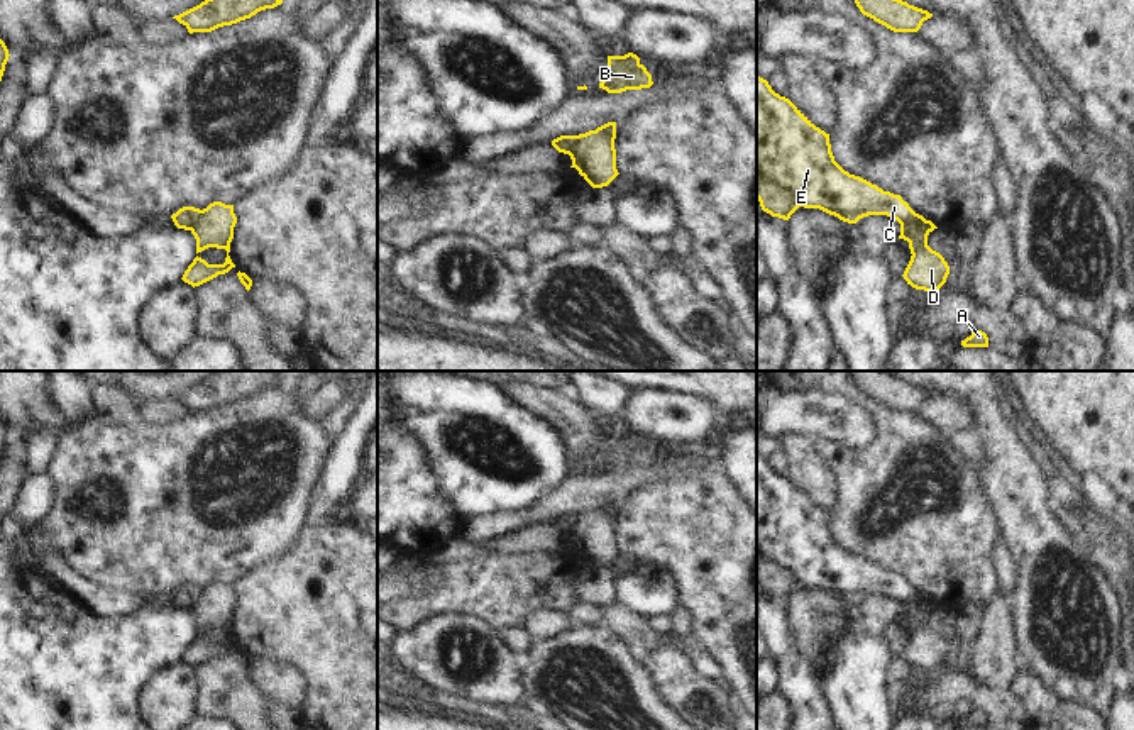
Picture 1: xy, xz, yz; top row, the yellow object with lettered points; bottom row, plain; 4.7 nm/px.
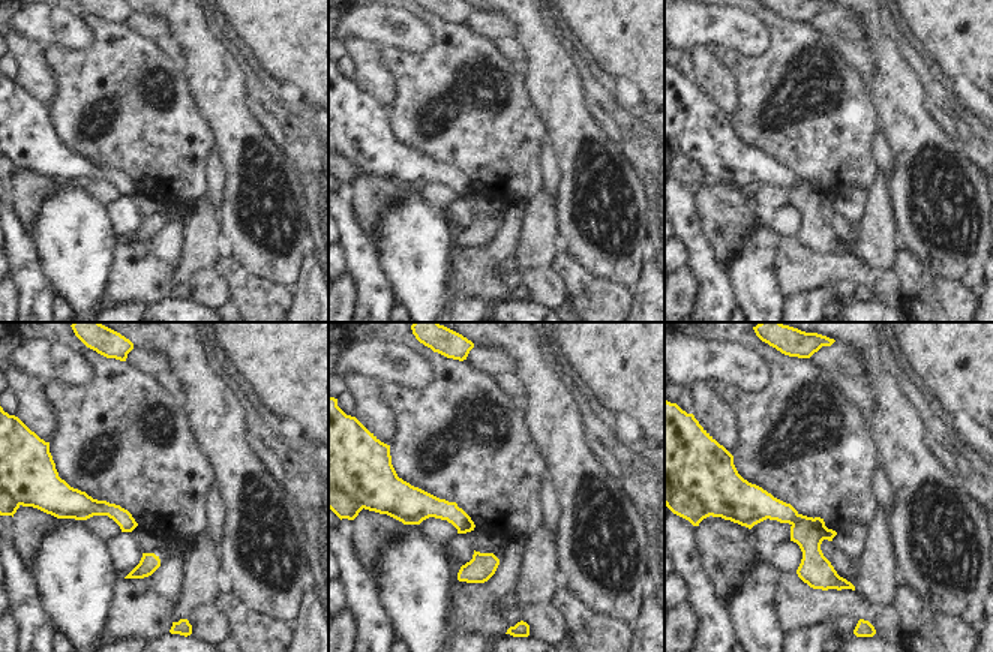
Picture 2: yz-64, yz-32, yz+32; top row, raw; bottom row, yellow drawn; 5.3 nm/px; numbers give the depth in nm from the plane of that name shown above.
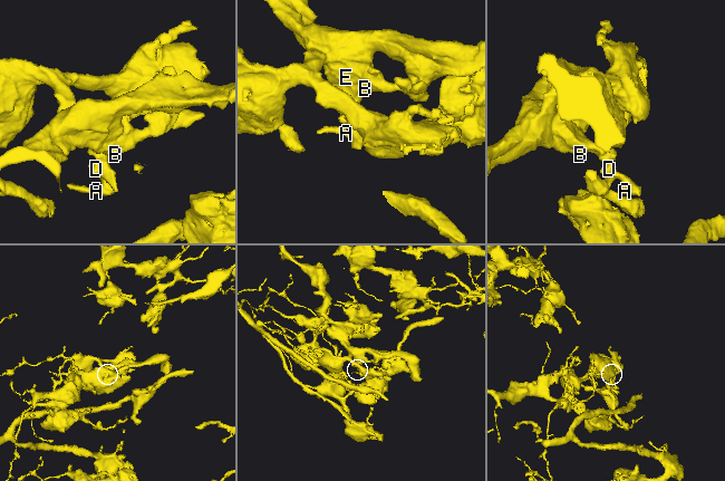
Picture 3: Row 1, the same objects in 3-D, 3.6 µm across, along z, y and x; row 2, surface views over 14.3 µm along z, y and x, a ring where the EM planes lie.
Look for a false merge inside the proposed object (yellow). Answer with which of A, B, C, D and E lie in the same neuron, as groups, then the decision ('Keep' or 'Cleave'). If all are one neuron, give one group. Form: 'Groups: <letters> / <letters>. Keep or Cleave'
Groups: A B D / C E. Cleave.

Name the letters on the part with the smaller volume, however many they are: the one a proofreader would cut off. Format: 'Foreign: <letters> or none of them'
Foreign: C, E.

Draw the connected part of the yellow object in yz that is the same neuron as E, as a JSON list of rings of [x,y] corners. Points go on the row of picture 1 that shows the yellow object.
[[[757,75],[757,181],[768,181],[790,190],[801,207],[819,208],[843,222],[856,224],[868,215],[887,215],[899,224],[916,212],[900,195],[884,191],[870,181],[845,171],[831,152],[829,134],[816,127],[789,98],[772,90]]]

